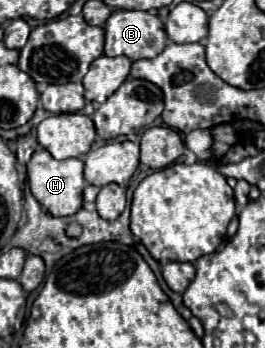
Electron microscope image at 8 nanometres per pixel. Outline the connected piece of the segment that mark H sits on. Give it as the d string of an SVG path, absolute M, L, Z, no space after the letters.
M46 149L34 151L32 159L28 161L28 185L36 201L54 217L68 217L82 209L82 191L88 185L84 175L84 161L82 159L54 159Z

